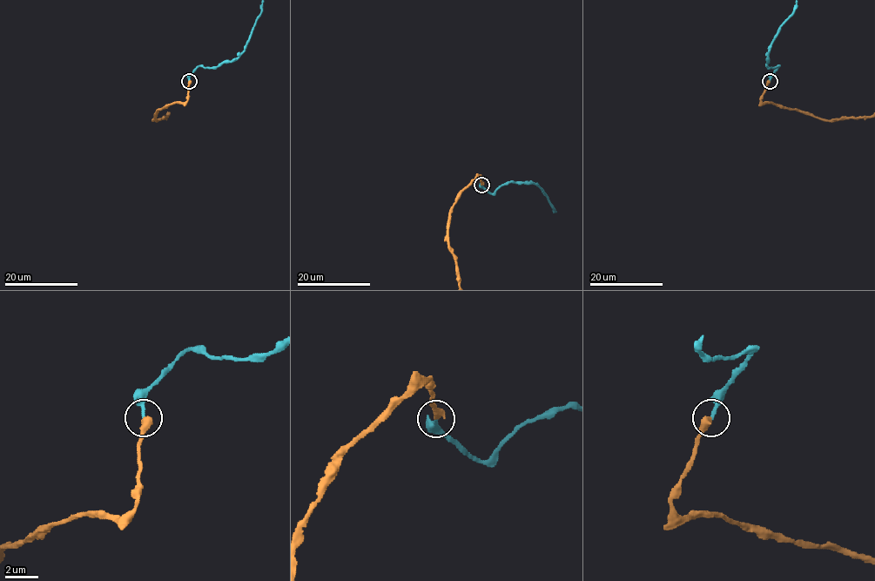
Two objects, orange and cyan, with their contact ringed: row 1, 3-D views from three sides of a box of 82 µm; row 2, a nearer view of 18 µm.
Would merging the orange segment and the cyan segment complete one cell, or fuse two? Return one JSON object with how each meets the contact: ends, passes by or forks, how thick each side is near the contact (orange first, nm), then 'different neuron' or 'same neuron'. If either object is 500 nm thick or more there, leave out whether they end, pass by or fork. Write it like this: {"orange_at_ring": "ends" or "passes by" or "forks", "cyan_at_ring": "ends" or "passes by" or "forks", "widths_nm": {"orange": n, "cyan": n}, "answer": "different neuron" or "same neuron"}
{"orange_at_ring": "ends", "cyan_at_ring": "ends", "widths_nm": {"orange": 480, "cyan": 200}, "answer": "same neuron"}

